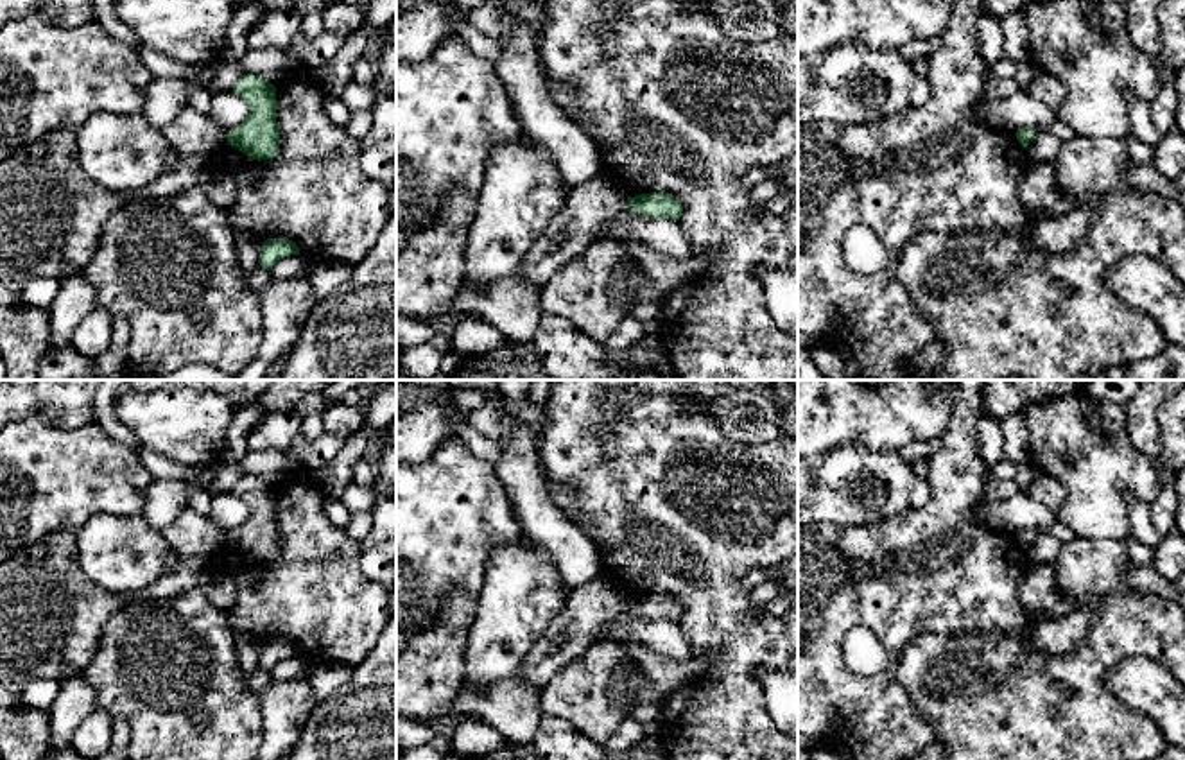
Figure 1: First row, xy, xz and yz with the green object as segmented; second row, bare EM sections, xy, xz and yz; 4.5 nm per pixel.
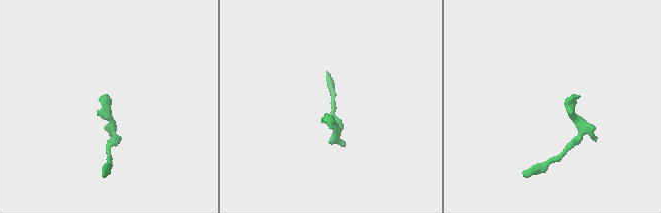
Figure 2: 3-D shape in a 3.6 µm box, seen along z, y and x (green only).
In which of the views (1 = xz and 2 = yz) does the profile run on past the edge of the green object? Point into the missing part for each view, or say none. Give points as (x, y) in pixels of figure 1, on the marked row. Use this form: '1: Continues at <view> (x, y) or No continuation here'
1: No continuation here
2: No continuation here

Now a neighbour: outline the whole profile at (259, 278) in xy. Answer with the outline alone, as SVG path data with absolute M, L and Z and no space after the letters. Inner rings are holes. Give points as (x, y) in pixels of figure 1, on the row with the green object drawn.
M260 263L247 272L246 276L246 283L249 285L249 289L260 298L267 285L271 283L271 271L264 269Z

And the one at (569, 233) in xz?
M606 174L570 190L563 212L529 247L511 280L525 280L540 292L559 269L590 246L593 231L602 222L627 210L627 201L627 194Z

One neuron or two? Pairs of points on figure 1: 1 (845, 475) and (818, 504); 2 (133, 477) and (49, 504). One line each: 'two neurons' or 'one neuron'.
1: one neuron
2: one neuron

